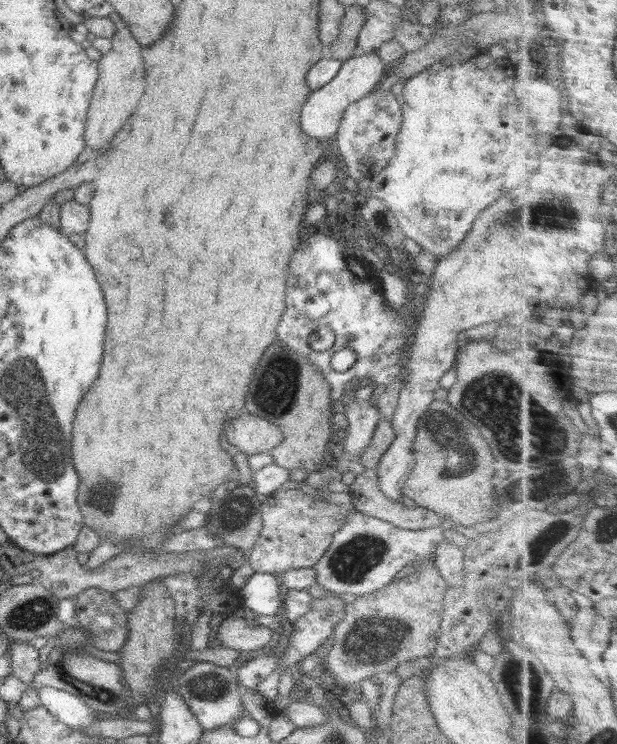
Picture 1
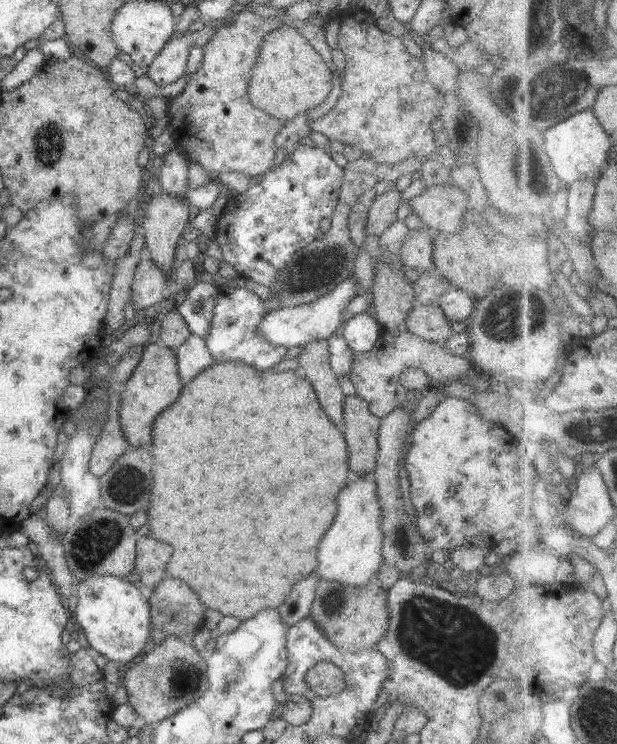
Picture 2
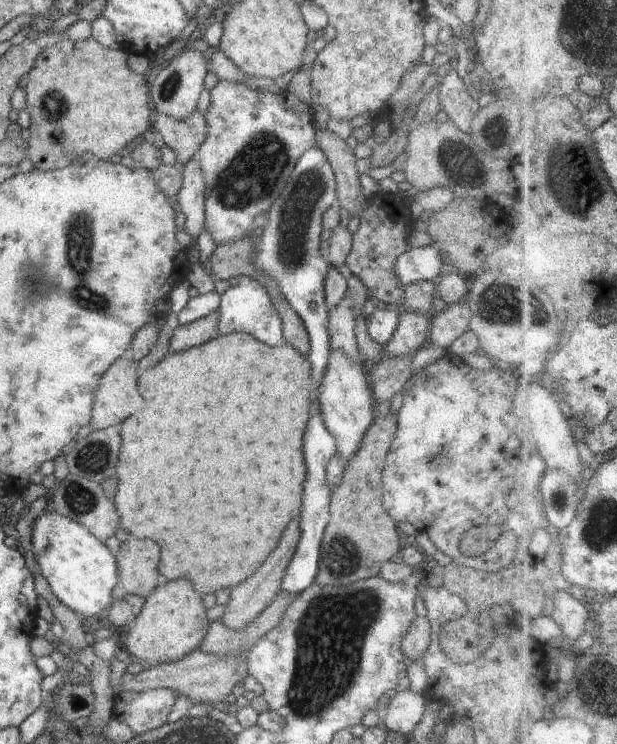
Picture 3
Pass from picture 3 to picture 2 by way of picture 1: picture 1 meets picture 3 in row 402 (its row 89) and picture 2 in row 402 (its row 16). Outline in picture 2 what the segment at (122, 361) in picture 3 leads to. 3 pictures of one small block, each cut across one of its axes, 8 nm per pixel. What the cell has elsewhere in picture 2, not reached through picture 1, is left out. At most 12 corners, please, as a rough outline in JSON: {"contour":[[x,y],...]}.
{"contour":[[118,395],[110,396],[107,419],[91,452],[98,479],[130,446],[121,431]]}

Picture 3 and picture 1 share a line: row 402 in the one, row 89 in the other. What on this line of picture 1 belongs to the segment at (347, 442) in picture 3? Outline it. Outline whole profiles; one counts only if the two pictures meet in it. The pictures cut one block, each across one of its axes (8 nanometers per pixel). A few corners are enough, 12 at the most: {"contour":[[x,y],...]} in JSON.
{"contour":[[373,52],[343,61],[311,91],[302,130],[326,144],[346,108],[378,88],[385,66]]}

